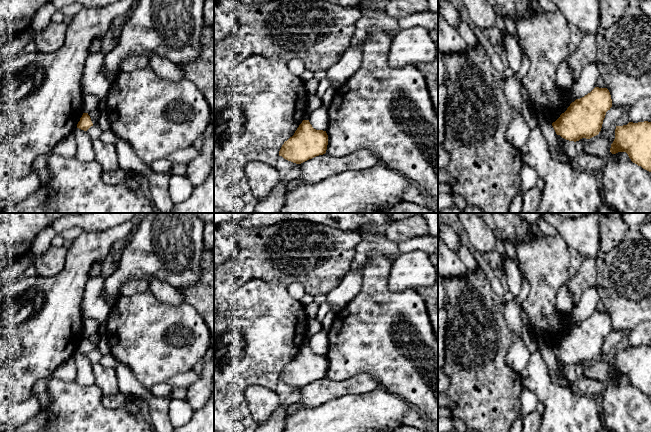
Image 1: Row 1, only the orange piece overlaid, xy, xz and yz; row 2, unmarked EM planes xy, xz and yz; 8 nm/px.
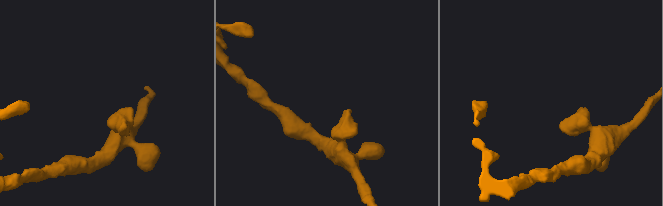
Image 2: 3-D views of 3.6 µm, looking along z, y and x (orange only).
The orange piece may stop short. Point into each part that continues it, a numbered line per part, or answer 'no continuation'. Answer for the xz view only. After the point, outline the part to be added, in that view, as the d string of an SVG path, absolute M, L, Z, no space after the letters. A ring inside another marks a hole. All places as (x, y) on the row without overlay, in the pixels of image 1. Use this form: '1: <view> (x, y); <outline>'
no continuation

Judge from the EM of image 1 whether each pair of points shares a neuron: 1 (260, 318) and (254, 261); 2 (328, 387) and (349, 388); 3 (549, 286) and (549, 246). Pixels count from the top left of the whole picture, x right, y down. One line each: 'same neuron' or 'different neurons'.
1: different neurons
2: same neuron
3: same neuron

